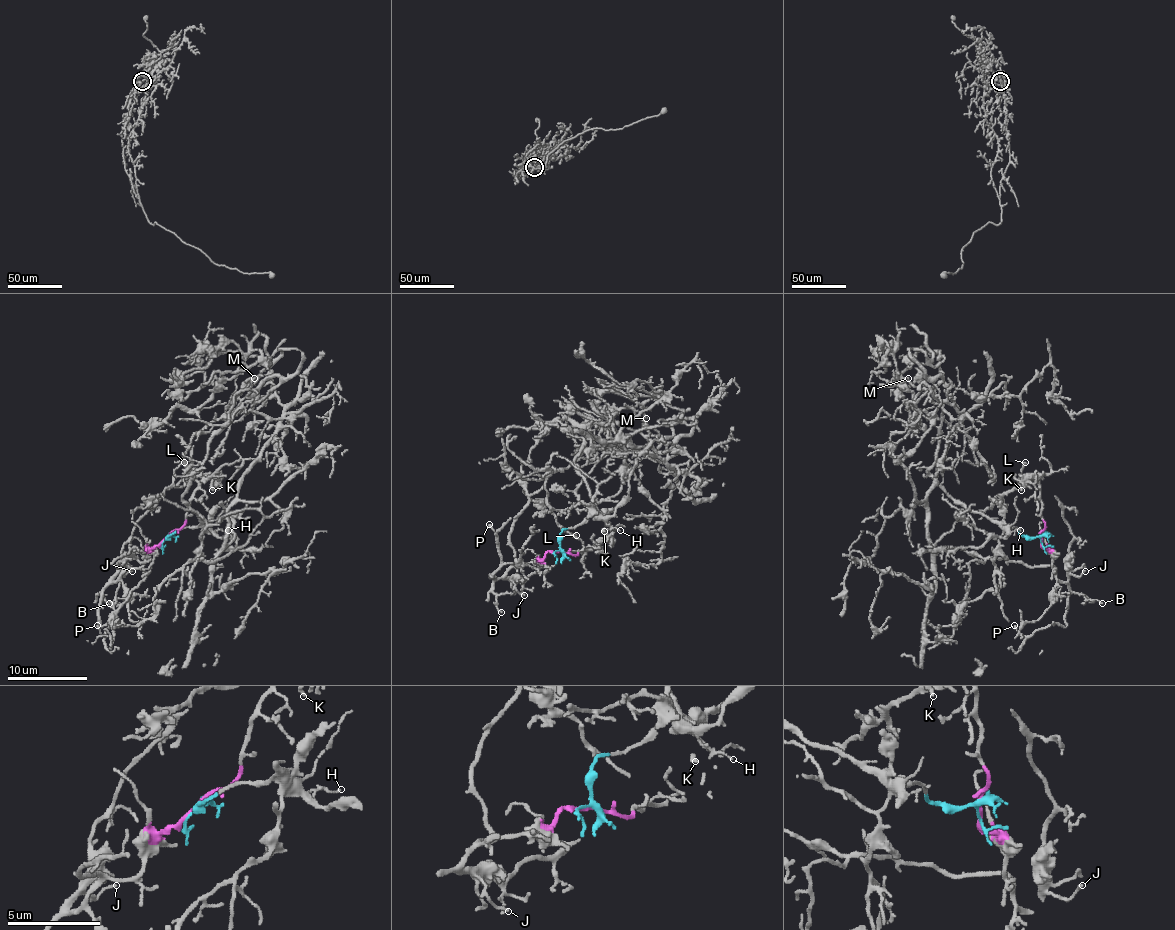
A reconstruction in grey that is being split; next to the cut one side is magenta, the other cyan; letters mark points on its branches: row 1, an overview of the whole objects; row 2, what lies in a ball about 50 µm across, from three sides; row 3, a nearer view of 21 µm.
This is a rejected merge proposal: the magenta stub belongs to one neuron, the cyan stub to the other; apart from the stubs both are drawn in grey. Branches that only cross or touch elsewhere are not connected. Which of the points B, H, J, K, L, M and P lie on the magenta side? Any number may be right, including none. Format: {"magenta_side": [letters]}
{"magenta_side": ["B", "J", "K", "L", "P"]}

